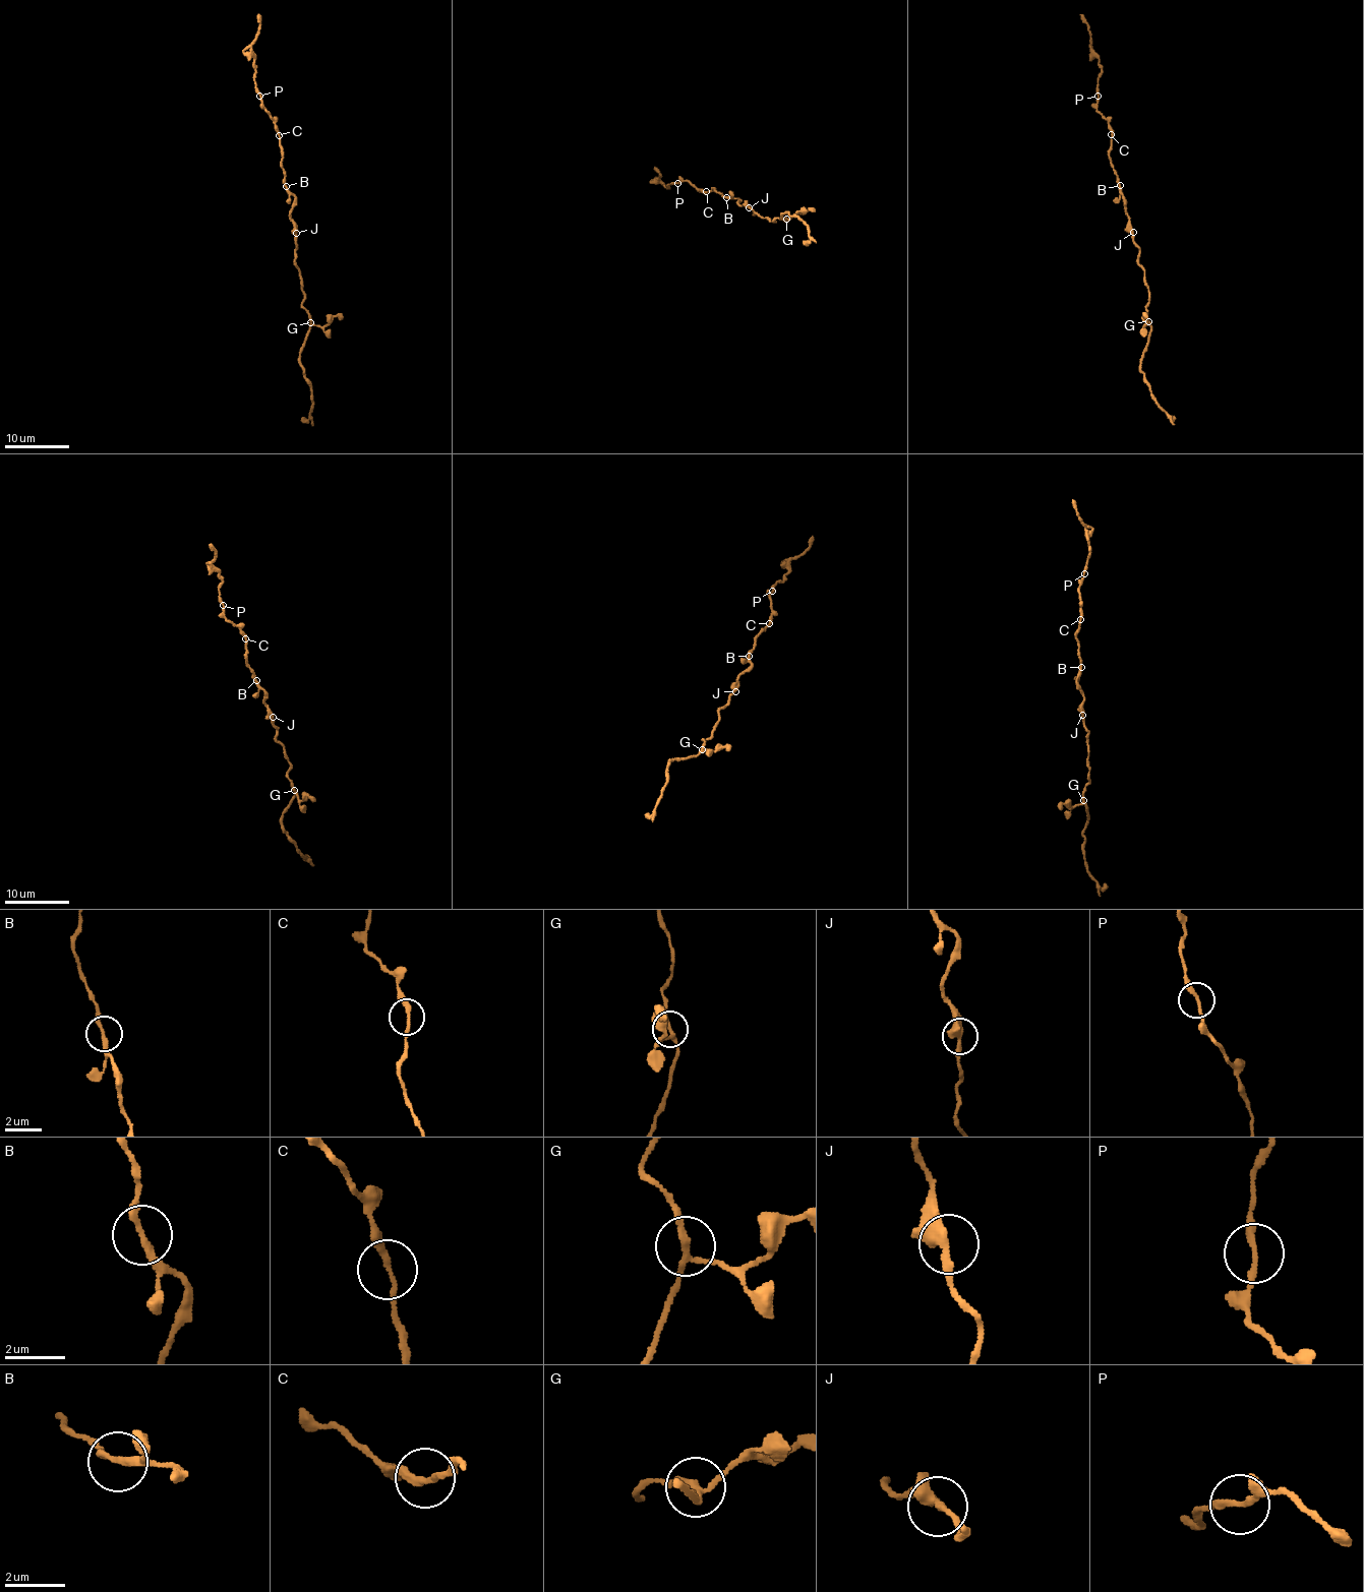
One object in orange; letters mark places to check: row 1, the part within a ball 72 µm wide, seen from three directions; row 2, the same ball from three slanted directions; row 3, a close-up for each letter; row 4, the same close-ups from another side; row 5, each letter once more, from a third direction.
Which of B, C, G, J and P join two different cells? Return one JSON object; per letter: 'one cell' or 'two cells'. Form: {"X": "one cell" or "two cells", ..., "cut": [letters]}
{"B": "one cell", "C": "one cell", "G": "one cell", "J": "one cell", "P": "one cell", "cut": []}

